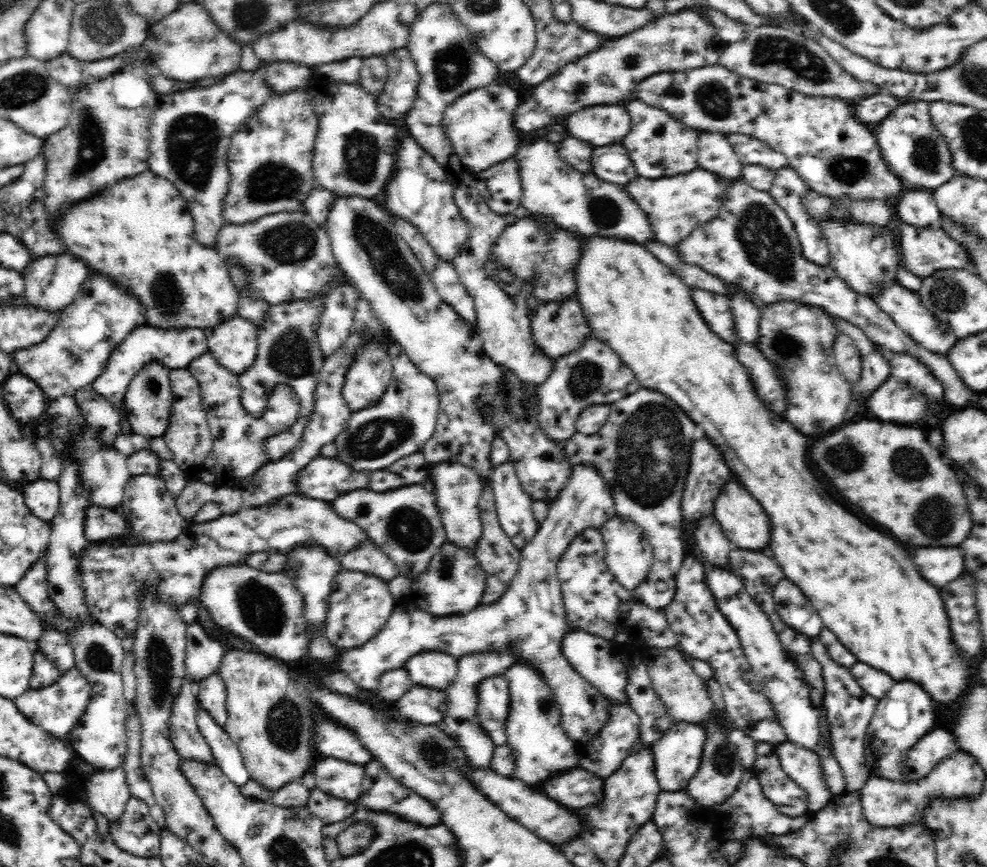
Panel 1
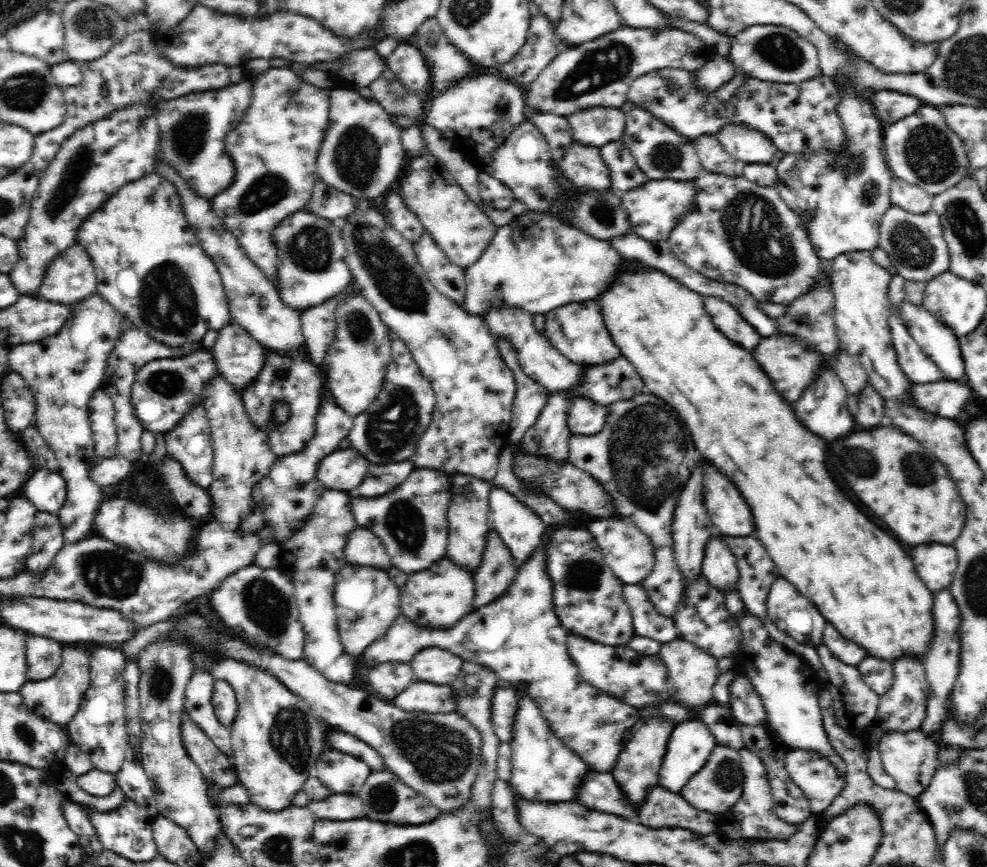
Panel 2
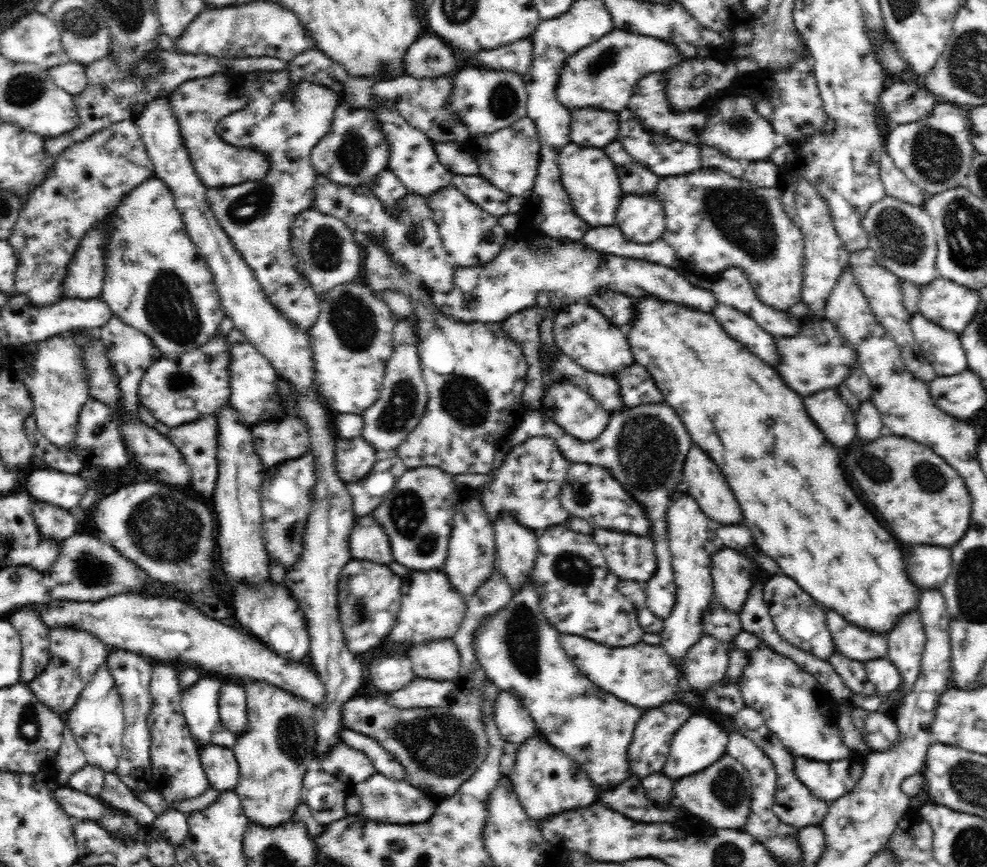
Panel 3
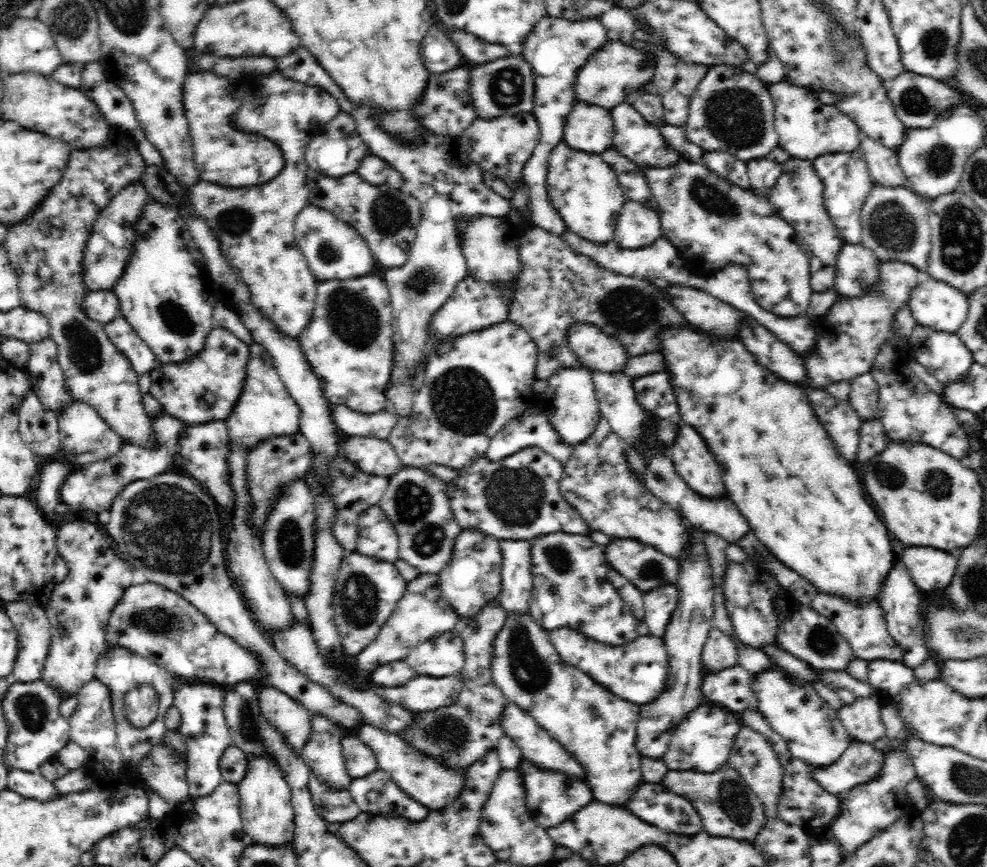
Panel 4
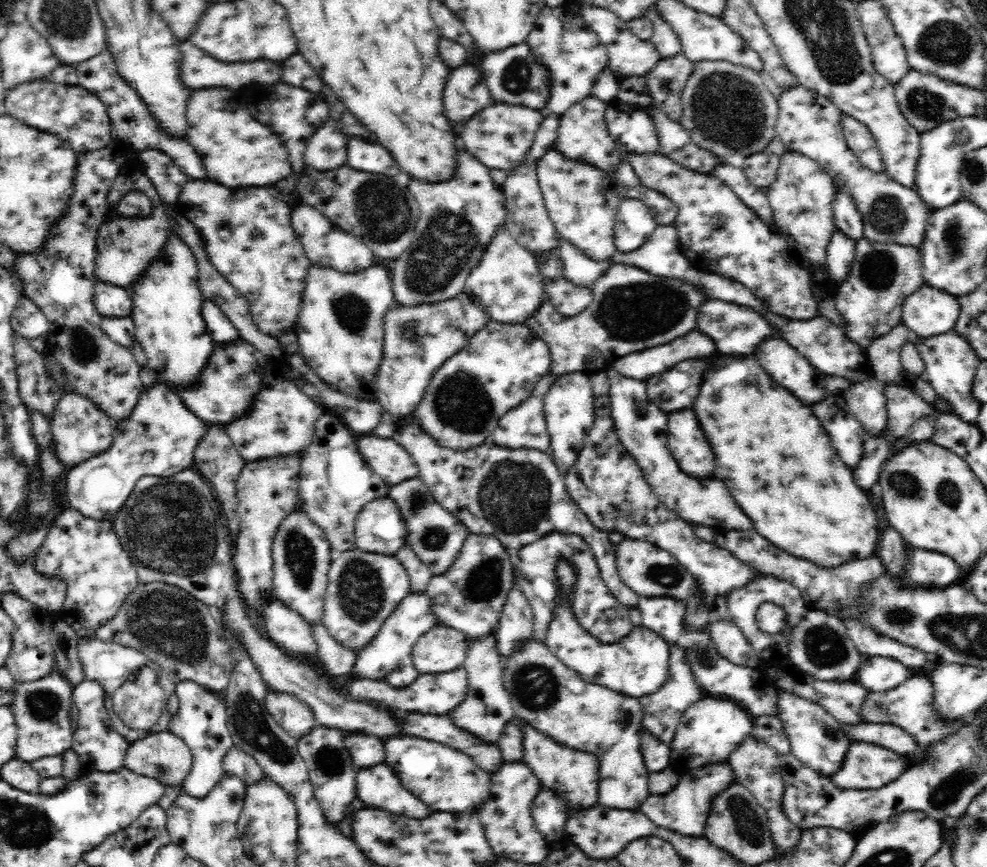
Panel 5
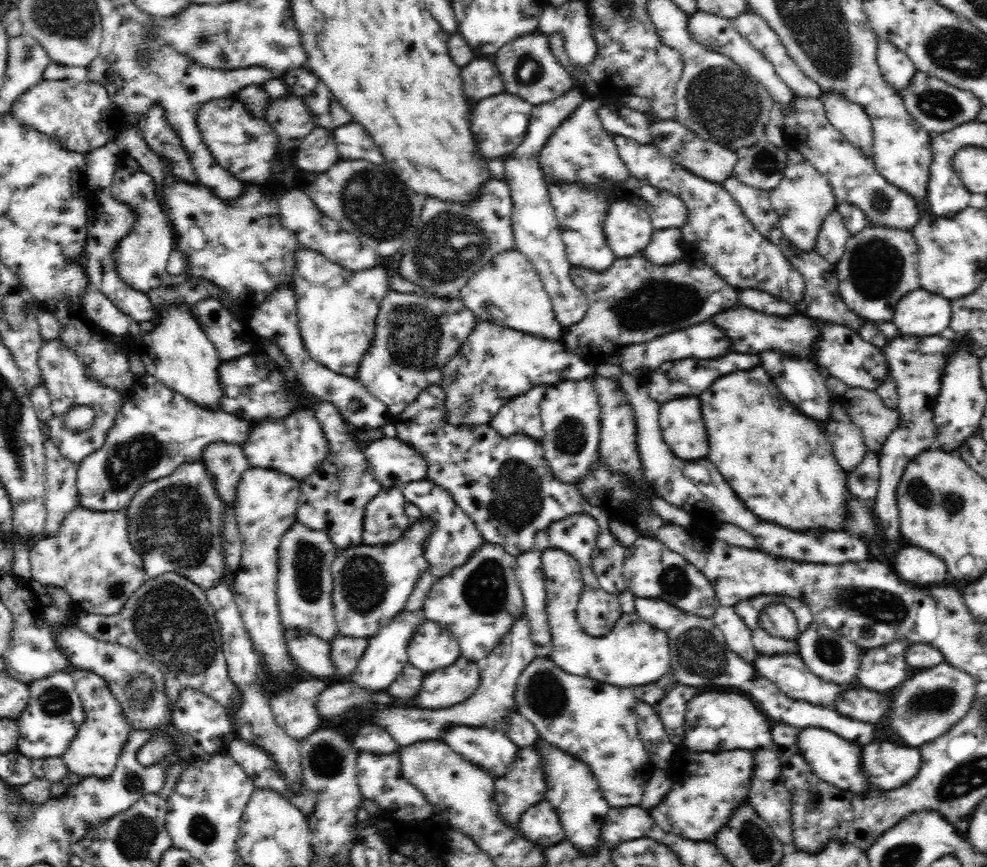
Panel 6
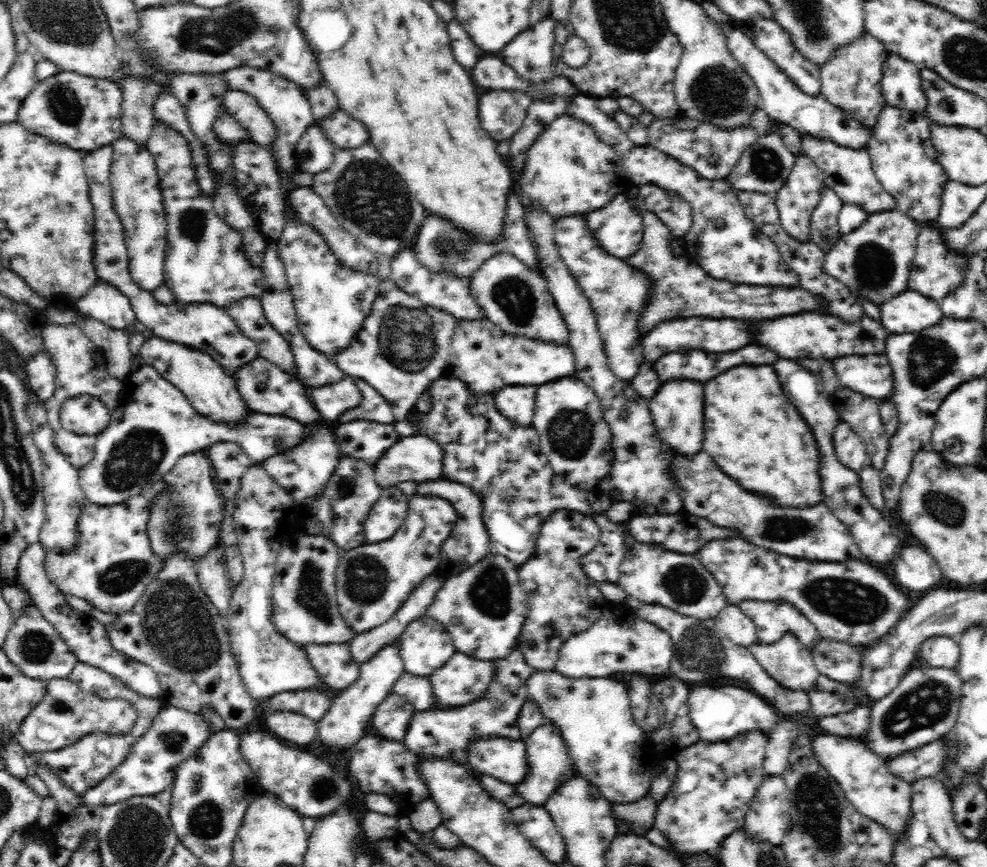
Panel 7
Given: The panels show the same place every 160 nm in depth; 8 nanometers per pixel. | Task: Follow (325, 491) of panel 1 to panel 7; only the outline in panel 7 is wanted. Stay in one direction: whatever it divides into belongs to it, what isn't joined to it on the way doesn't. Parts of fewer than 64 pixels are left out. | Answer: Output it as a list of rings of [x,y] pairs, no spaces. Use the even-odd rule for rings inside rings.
[[[420,435],[401,437],[396,445],[384,450],[374,462],[375,479],[381,487],[397,486],[406,481],[438,480],[442,477],[442,454],[444,451],[432,438]]]

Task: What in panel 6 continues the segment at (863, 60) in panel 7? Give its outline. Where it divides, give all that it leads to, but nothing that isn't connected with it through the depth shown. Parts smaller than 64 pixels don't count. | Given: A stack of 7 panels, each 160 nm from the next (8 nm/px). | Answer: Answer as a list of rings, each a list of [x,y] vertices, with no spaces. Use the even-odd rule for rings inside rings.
[[[836,93],[824,96],[823,103],[828,120],[844,135],[846,141],[871,158],[873,128],[864,109]]]

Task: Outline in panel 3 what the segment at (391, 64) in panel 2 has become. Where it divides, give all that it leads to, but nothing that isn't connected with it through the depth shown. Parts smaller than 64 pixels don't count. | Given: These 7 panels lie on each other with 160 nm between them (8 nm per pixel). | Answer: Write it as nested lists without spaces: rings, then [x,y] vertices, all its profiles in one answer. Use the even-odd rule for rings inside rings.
[[[430,32],[423,37],[420,36],[416,41],[413,42],[413,44],[408,46],[408,50],[406,50],[406,53],[404,54],[404,66],[402,66],[402,72],[405,72],[405,74],[408,74],[416,79],[437,79],[443,77],[445,74],[452,72],[452,70],[456,68],[456,62],[458,62],[456,58],[461,58],[459,54],[458,56],[454,56],[454,52],[456,51],[454,48],[452,48],[452,46],[450,46],[450,44],[447,44],[435,33]]]

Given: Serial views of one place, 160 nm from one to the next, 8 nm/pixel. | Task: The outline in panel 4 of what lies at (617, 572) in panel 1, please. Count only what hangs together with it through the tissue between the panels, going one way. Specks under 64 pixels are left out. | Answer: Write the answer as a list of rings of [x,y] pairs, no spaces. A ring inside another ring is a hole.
[[[611,537],[610,542],[604,545],[603,548],[610,568],[627,578],[643,592],[648,592],[656,586],[664,586],[668,582],[669,584],[676,584],[676,578],[678,578],[678,572],[680,572],[678,560],[656,550],[654,546],[633,539]]]

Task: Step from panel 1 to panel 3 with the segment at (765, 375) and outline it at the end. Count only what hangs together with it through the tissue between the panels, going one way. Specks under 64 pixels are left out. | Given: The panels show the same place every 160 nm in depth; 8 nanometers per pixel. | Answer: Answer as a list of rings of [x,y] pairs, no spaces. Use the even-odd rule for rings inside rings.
[[[827,319],[801,325],[794,336],[774,337],[774,343],[778,351],[778,367],[774,366],[774,369],[799,395],[814,395],[820,390],[834,389],[848,378],[854,366],[859,366],[856,351]]]

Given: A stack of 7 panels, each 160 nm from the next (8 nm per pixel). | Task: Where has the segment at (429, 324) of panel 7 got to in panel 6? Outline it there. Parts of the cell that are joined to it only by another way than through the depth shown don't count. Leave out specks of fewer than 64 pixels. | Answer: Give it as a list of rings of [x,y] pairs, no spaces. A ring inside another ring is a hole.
[[[390,289],[380,302],[374,338],[358,368],[358,379],[394,416],[400,414],[425,388],[440,383],[442,368],[478,322],[457,297],[440,299]]]

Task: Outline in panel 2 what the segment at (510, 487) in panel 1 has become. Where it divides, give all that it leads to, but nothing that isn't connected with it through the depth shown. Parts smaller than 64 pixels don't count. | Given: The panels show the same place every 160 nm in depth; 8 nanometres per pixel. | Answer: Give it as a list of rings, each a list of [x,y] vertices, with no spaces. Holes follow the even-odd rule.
[[[491,484],[489,492],[488,520],[490,525],[499,534],[507,548],[513,554],[518,566],[534,552],[534,548],[540,544],[540,538],[544,534],[545,522],[528,505],[510,494],[503,486]]]

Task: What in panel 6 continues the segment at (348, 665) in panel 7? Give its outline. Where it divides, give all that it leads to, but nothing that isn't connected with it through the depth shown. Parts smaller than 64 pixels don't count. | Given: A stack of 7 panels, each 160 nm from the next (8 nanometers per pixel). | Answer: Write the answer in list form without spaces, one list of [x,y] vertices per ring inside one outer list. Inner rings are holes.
[[[284,628],[284,640],[288,655],[303,674],[336,682],[328,641],[297,628]]]

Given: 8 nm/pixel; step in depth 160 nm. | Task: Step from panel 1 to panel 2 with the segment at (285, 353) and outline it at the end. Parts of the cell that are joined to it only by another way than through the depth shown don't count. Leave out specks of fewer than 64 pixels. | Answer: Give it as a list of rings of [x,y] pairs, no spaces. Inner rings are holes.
[[[306,344],[304,348],[294,348],[288,354],[281,354],[273,348],[265,348],[262,370],[250,384],[246,384],[239,392],[248,416],[260,428],[268,426],[270,413],[276,402],[283,400],[289,406],[291,413],[287,421],[269,430],[270,447],[276,456],[282,457],[294,454],[298,450],[301,451],[313,438],[324,384],[325,380],[320,374],[319,365],[311,359]]]

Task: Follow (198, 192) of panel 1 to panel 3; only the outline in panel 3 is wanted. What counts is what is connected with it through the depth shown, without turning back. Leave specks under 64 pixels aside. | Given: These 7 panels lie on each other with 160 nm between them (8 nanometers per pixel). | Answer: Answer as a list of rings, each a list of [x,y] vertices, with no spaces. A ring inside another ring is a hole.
[[[226,73],[213,74],[209,77],[190,79],[181,84],[168,96],[168,109],[176,117],[180,127],[180,135],[184,147],[190,155],[194,171],[207,189],[224,188],[224,186],[240,185],[247,181],[262,180],[269,172],[270,164],[266,157],[254,149],[236,147],[222,140],[214,128],[214,122],[220,122],[229,114],[246,106],[246,97],[240,89],[238,81],[226,76]],[[238,84],[238,86],[236,86]]]

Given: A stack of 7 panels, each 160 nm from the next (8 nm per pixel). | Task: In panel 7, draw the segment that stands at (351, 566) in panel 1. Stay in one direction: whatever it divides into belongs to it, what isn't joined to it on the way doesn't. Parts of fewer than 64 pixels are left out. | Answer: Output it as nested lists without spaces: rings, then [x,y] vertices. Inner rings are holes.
[[[397,486],[383,487],[380,498],[370,508],[370,512],[368,512],[368,516],[363,524],[366,543],[382,542],[396,534],[396,531],[402,526],[403,520],[408,514],[408,498],[409,496]]]

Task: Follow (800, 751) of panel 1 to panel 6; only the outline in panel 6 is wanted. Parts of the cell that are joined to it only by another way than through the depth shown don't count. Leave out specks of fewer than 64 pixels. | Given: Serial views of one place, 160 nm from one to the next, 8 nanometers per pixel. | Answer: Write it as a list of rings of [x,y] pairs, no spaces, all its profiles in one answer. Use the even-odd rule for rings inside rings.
[[[884,739],[862,745],[860,763],[869,788],[888,791],[905,786],[915,778],[922,759],[918,748]]]

